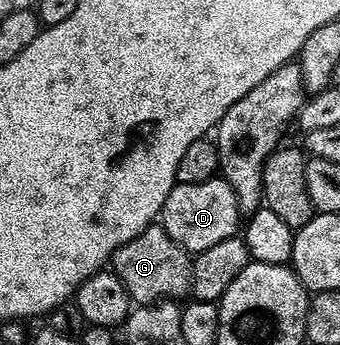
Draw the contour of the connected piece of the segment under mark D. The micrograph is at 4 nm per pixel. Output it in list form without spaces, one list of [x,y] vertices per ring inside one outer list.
[[[216,176],[197,184],[176,184],[163,205],[161,224],[177,245],[196,255],[205,248],[213,248],[213,244],[221,244],[221,240],[236,237],[241,230],[241,211],[226,178]]]

